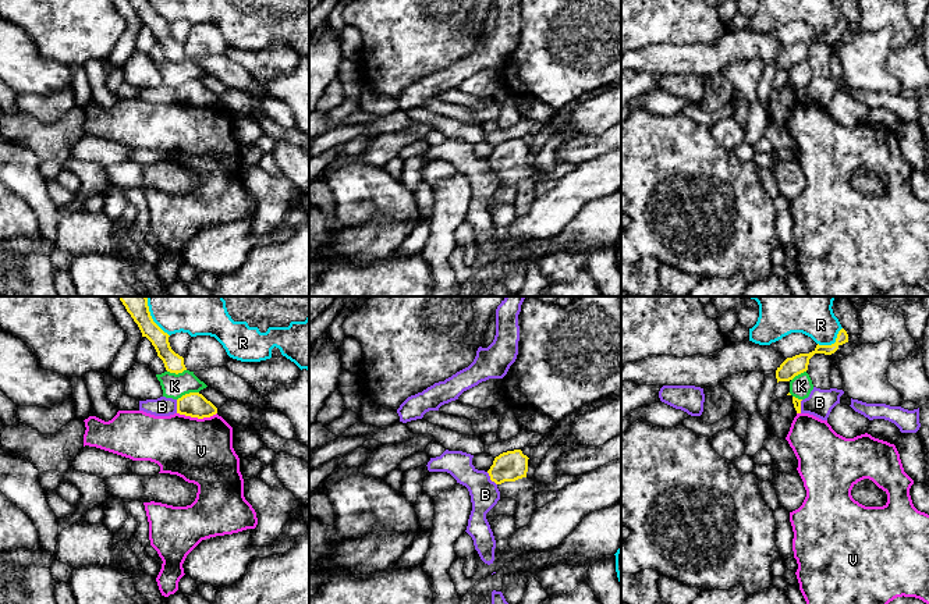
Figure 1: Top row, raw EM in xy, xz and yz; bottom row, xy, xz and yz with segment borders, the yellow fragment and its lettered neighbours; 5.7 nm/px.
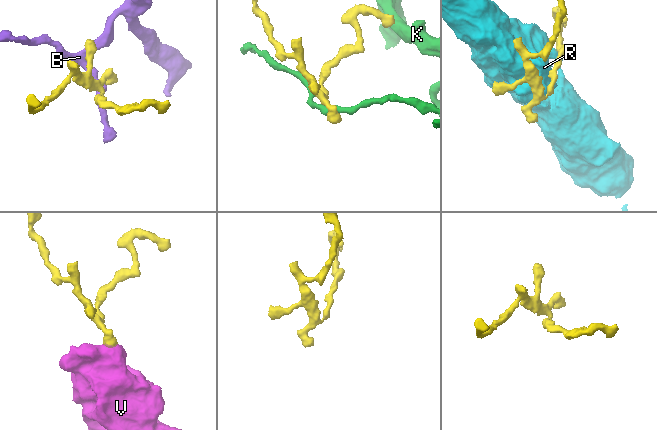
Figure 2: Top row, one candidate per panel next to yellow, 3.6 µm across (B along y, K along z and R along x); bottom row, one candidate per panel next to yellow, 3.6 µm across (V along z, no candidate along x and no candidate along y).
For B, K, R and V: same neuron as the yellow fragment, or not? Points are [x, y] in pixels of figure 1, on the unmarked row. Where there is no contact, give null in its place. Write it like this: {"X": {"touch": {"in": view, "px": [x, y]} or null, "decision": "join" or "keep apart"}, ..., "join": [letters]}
{"B": {"touch": {"in": "xz", "px": [490, 167]}, "decision": "keep apart"}, "K": {"touch": {"in": "xy", "px": [187, 82]}, "decision": "keep apart"}, "R": {"touch": {"in": "yz", "px": [834, 31]}, "decision": "keep apart"}, "V": {"touch": {"in": "xy", "px": [197, 105]}, "decision": "keep apart"}, "join": []}

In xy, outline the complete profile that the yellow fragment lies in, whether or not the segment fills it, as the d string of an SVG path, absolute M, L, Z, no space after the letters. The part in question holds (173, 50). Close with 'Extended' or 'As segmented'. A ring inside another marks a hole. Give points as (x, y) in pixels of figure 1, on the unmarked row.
M128 0L138 13L142 25L146 25L155 35L157 45L163 49L170 61L182 61L187 58L184 46L175 42L169 31L169 22L164 21L152 7L150 0Z. As segmented

